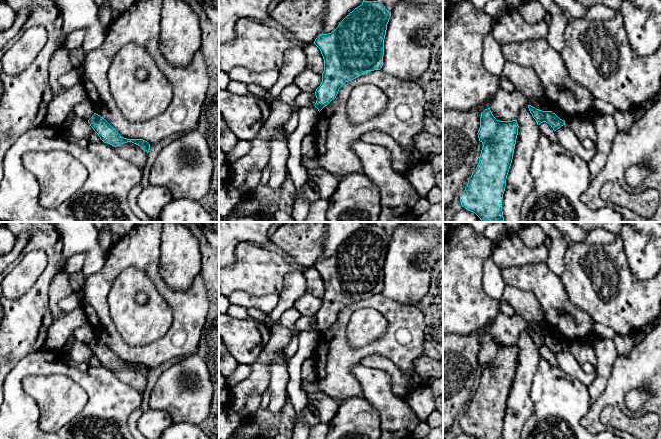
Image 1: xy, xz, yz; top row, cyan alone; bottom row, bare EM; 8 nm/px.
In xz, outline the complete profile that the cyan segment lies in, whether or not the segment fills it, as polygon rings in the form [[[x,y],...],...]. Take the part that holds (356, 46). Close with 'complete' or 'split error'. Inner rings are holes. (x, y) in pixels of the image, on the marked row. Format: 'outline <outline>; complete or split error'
outline [[[363,0],[334,31],[320,34],[315,39],[314,44],[320,49],[324,59],[322,82],[315,91],[317,100],[314,106],[319,112],[336,98],[339,89],[346,82],[382,68],[384,39],[390,17],[391,12],[380,1]]]; complete

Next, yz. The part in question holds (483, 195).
outline [[[490,108],[481,113],[479,141],[483,144],[479,163],[468,178],[465,190],[460,194],[461,205],[475,213],[480,220],[486,222],[505,222],[502,211],[502,199],[506,187],[507,175],[512,163],[516,139],[518,135],[517,120],[497,120]]]; complete

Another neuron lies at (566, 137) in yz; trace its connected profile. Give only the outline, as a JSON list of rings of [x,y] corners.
[[[566,125],[555,131],[559,143],[566,149],[578,154],[583,160],[589,163],[597,154],[597,148],[585,149],[574,132]]]

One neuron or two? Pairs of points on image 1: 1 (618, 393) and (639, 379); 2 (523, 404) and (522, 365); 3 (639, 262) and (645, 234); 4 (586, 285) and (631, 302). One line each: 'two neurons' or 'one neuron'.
1: one neuron
2: one neuron
3: one neuron
4: one neuron

